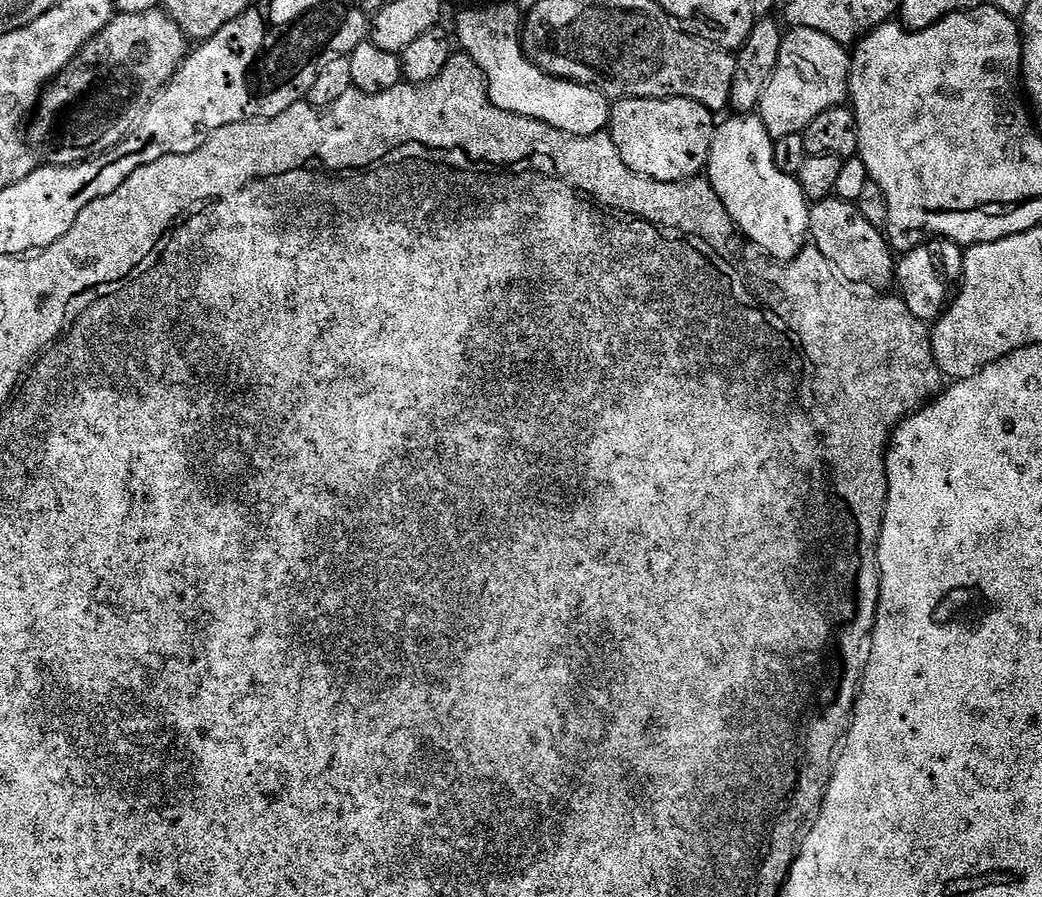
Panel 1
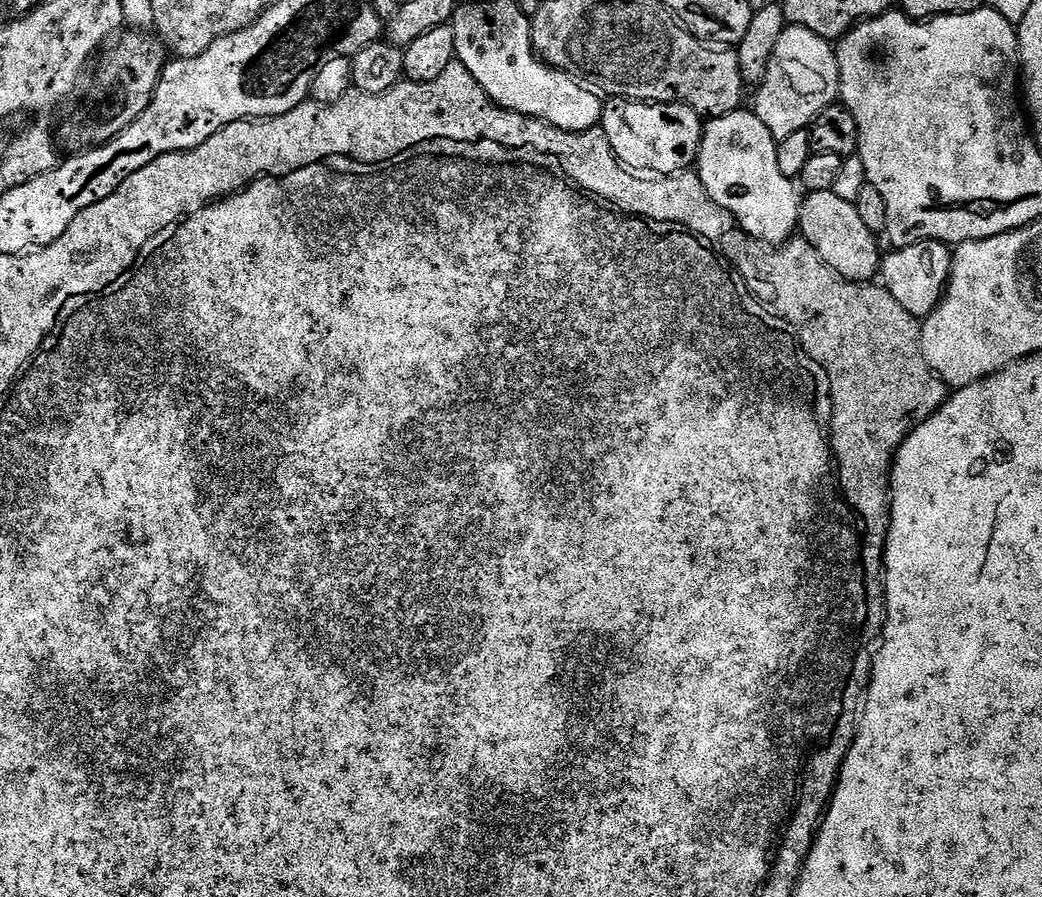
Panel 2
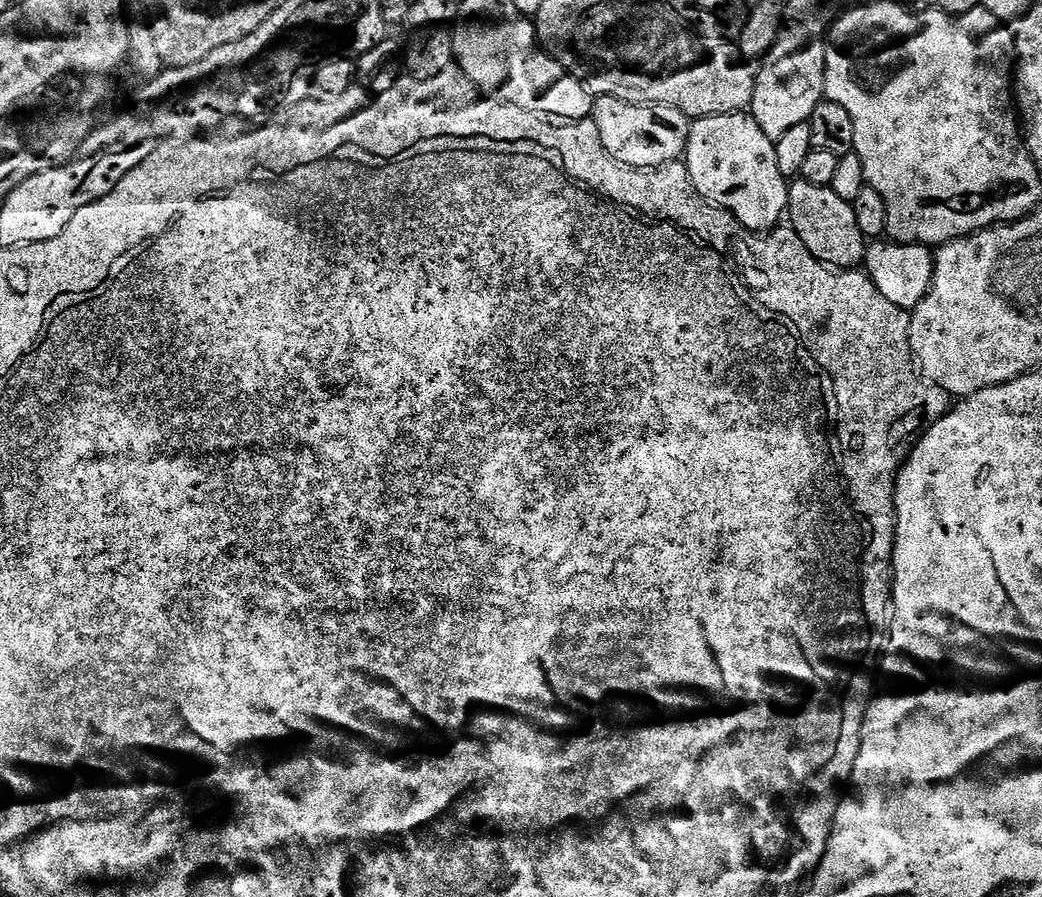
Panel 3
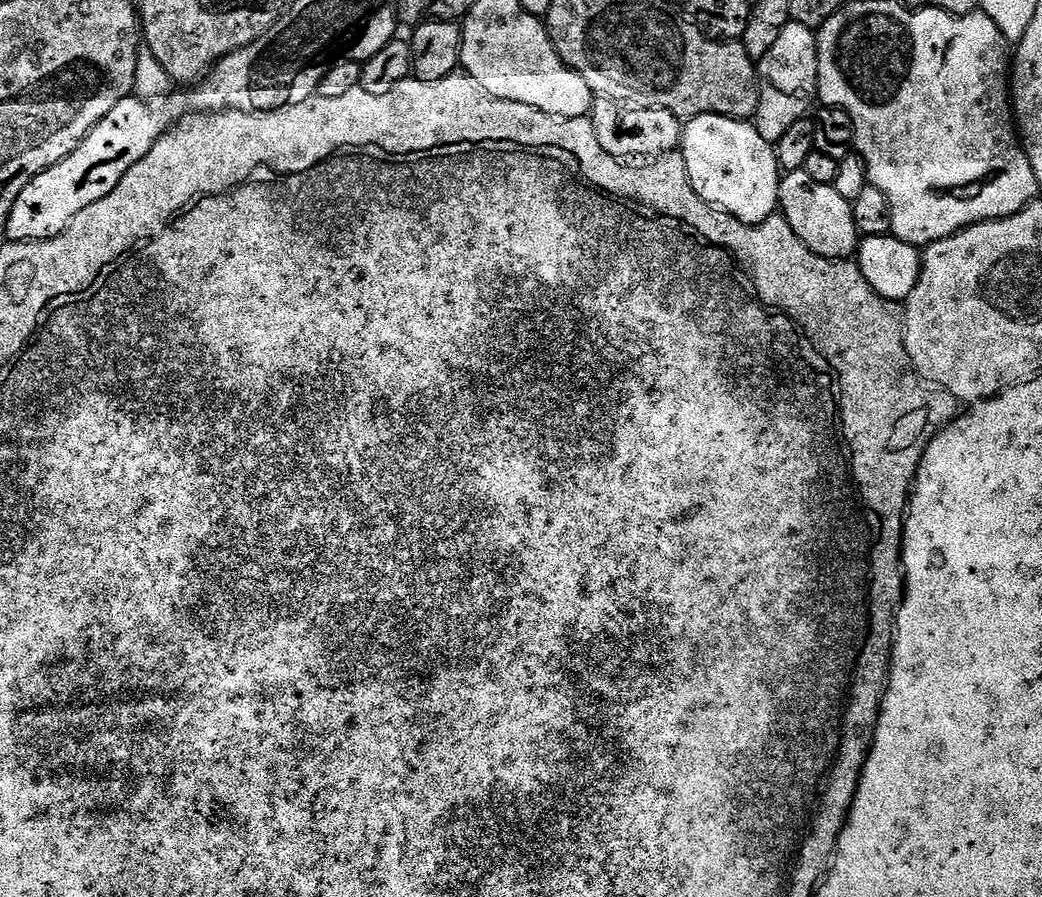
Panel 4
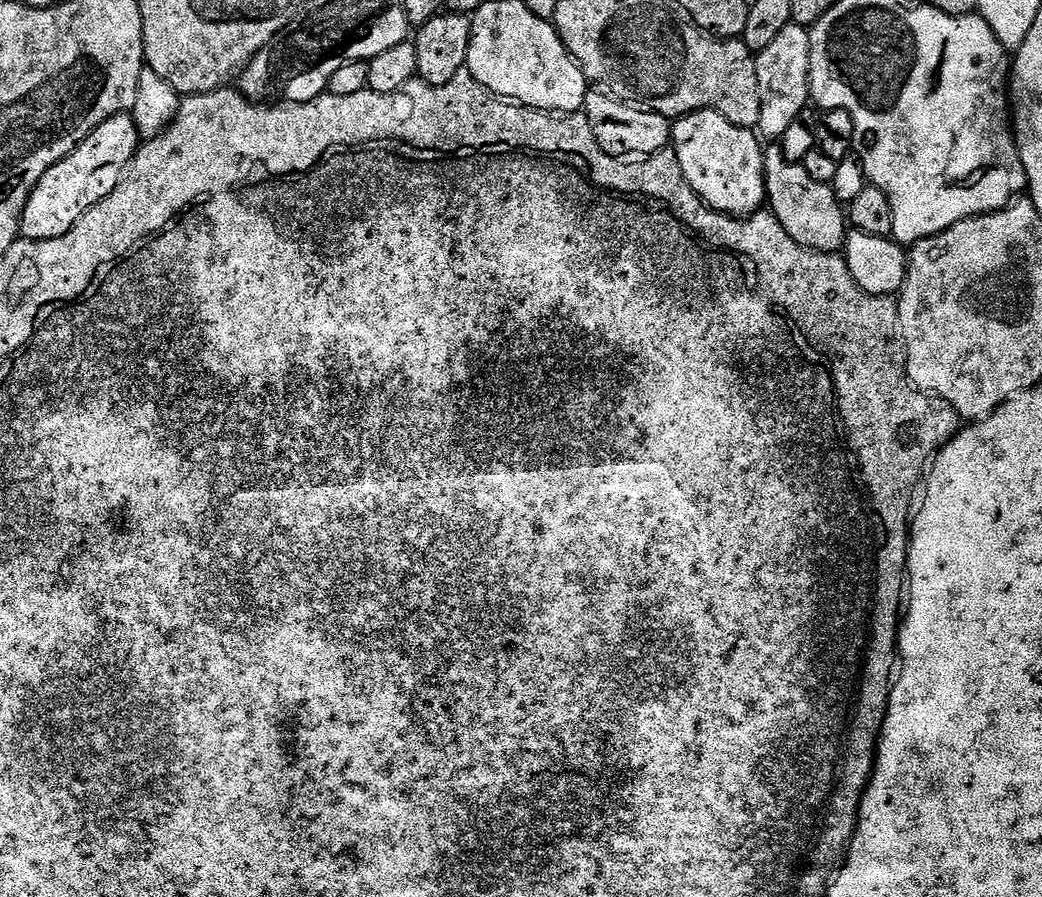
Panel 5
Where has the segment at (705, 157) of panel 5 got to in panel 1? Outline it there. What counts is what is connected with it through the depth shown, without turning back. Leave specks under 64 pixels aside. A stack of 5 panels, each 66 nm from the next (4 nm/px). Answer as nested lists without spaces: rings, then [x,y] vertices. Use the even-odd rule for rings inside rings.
[[[736,114],[725,124],[717,123],[712,133],[712,145],[710,146],[710,158],[706,169],[706,178],[718,194],[722,206],[730,214],[730,218],[736,227],[744,233],[751,243],[755,244],[765,256],[777,261],[787,262],[809,243],[808,213],[810,202],[804,196],[804,191],[797,177],[790,174],[782,174],[778,165],[774,162],[774,141],[772,135],[766,130],[766,126],[756,114]]]

